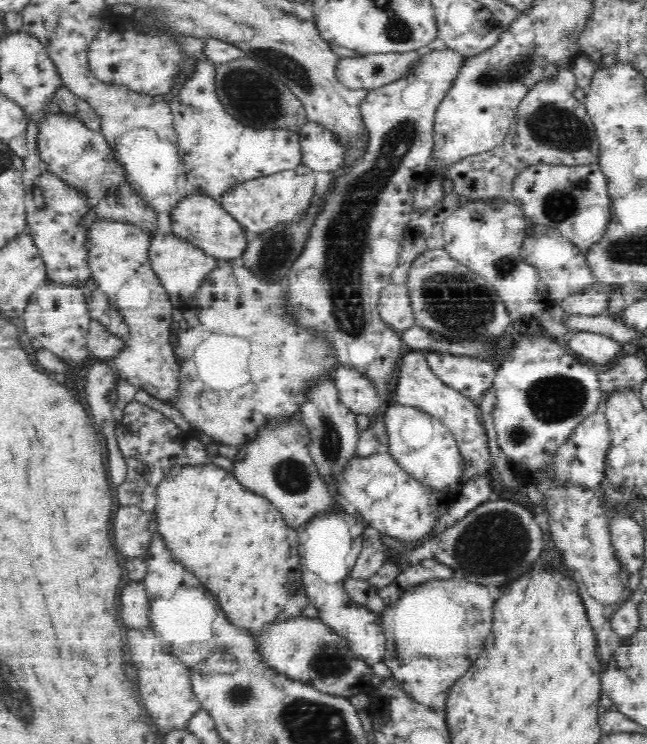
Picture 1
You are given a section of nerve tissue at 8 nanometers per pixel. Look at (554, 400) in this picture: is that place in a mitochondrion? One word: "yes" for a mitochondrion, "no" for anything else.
yes

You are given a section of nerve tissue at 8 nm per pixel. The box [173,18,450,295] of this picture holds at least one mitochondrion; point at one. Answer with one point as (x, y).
(248, 89)

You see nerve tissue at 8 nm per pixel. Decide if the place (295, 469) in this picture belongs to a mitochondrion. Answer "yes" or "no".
yes

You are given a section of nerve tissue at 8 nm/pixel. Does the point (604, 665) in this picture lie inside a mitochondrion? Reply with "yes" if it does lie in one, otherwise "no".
no

